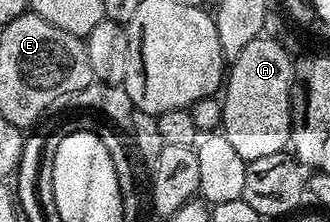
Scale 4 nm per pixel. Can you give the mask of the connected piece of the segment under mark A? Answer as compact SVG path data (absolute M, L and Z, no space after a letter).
M261 36L250 40L250 44L246 44L246 48L242 48L242 52L238 52L236 58L231 59L230 69L226 74L226 85L222 90L222 101L224 104L224 120L222 123L222 132L226 136L226 140L230 140L234 152L238 152L238 156L242 156L242 160L246 163L258 160L261 156L274 156L281 153L289 145L292 137L292 67L294 65L293 55L288 55L288 50L280 42L275 42L269 36Z

